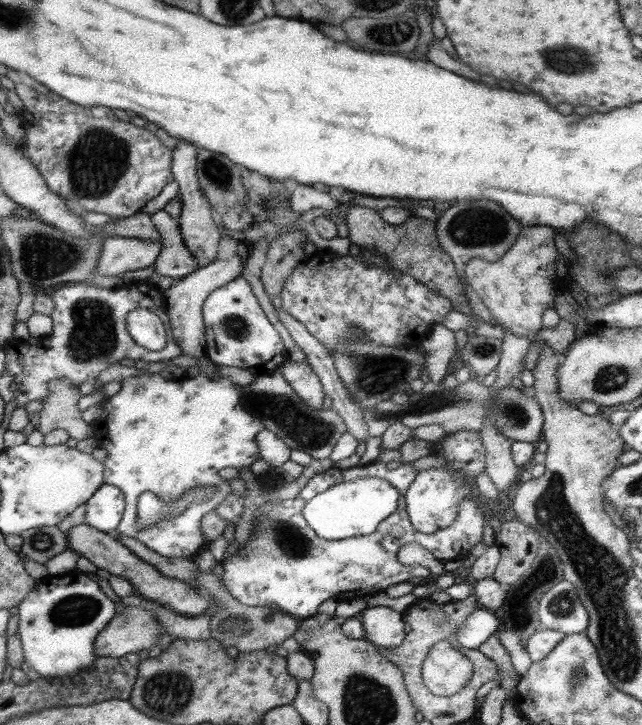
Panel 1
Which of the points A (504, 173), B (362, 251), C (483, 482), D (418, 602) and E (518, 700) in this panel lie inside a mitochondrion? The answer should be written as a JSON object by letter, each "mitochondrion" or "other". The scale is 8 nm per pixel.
{"A":"other","B":"other","C":"other","D":"other","E":"other"}

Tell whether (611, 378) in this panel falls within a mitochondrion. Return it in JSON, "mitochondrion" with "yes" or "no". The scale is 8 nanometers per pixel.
{"mitochondrion":"yes"}

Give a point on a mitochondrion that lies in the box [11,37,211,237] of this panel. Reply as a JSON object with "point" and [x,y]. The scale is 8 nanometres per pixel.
{"point":[95,164]}

